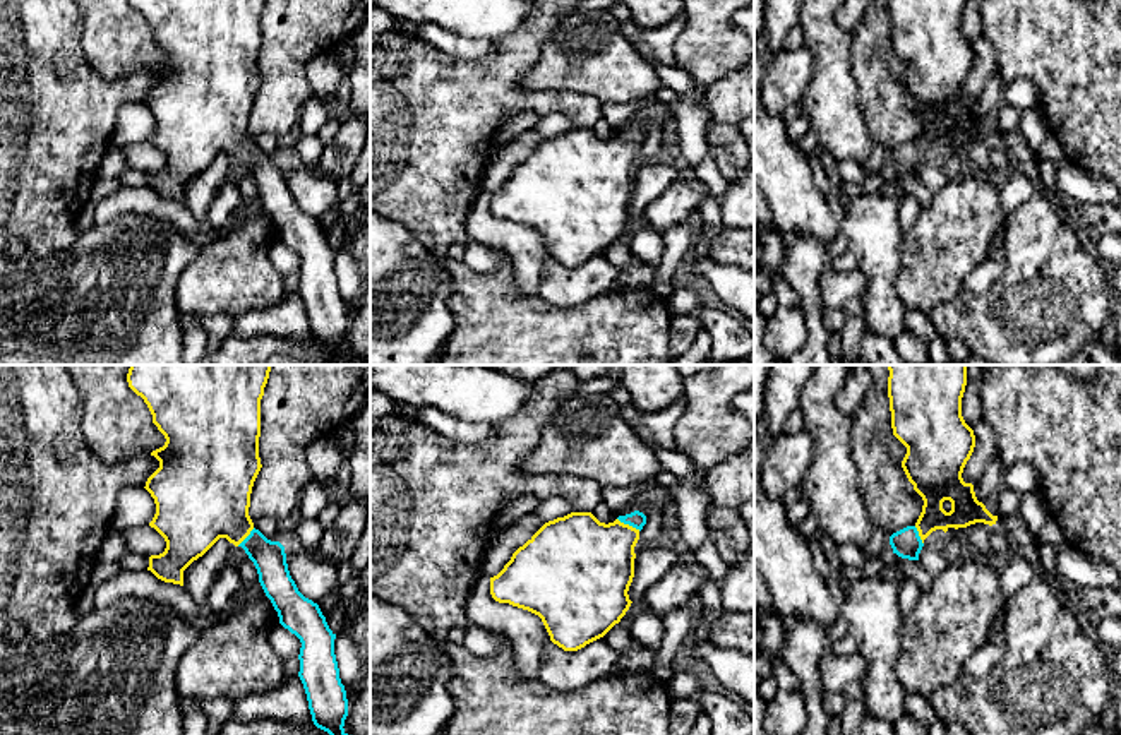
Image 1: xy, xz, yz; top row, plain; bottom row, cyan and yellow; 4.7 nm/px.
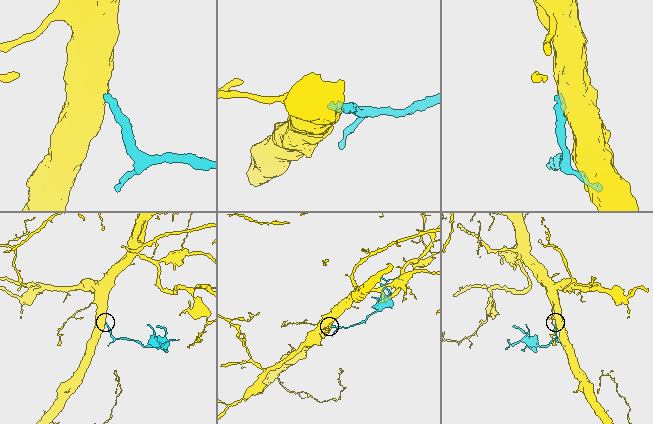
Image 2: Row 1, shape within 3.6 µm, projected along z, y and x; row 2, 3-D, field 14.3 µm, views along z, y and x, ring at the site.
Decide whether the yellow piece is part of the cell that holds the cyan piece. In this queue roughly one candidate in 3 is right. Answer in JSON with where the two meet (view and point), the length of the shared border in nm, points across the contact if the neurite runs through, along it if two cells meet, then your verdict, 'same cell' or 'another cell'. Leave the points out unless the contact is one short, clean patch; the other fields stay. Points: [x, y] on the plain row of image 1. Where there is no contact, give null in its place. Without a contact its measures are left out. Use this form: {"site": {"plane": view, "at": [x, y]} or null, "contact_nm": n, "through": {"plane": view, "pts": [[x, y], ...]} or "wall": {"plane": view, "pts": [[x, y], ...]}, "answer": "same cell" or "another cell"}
{"site": {"plane": "xz", "at": [629, 141]}, "contact_nm": 130, "through": {"plane": "xz", "pts": [[636, 136], [629, 141], [592, 179]]}, "answer": "same cell"}

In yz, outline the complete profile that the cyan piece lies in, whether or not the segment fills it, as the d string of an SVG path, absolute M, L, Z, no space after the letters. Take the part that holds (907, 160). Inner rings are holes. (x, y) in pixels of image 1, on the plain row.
M888 0L893 51L907 63L902 84L924 117L917 139L890 152L902 175L919 176L924 156L936 146L998 137L962 94L975 63L962 33L965 2Z

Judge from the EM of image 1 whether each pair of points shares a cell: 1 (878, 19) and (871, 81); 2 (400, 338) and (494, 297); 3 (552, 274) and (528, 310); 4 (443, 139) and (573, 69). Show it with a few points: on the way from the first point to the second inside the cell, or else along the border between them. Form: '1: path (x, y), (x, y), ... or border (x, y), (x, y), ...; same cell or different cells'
1: path (875, 35), (873, 65); same cell
2: border (451, 276), (449, 312), (453, 329), (441, 346); different cells
3: border (539, 292), (557, 305), (578, 304); different cells
4: border (520, 79), (520, 84), (530, 91), (573, 91); different cells

